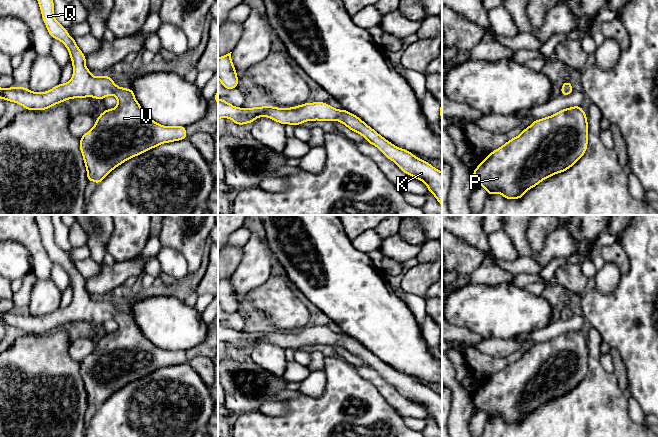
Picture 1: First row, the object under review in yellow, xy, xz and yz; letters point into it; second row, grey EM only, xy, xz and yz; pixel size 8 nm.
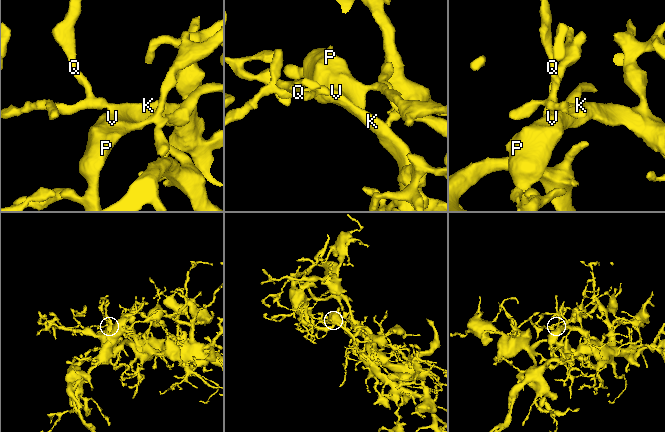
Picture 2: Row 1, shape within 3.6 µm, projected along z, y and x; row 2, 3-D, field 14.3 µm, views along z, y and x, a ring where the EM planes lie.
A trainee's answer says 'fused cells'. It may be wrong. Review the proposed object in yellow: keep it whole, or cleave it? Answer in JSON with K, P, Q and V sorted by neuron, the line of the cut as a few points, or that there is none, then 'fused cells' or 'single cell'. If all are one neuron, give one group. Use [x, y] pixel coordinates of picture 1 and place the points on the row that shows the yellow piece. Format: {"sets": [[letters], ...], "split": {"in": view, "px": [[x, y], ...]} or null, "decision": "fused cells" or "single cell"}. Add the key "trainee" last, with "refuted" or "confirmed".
{"sets": [["K", "P", "Q", "V"]], "split": null, "decision": "single cell", "trainee": "refuted"}

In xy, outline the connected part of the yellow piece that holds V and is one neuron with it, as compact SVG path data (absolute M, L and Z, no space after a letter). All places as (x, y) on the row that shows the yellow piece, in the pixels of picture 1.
M37 0L42 19L50 36L60 40L67 48L73 65L73 75L69 82L59 83L46 92L33 92L26 87L0 88L0 98L22 105L26 110L46 110L55 104L72 98L93 97L104 99L114 95L118 104L113 109L106 109L97 118L94 127L80 138L80 150L87 170L87 179L99 184L113 169L137 155L140 155L163 143L179 141L187 138L184 126L162 126L151 119L137 102L133 90L118 87L107 75L94 77L86 67L86 57L78 48L75 39L57 22L54 16L53 0Z

